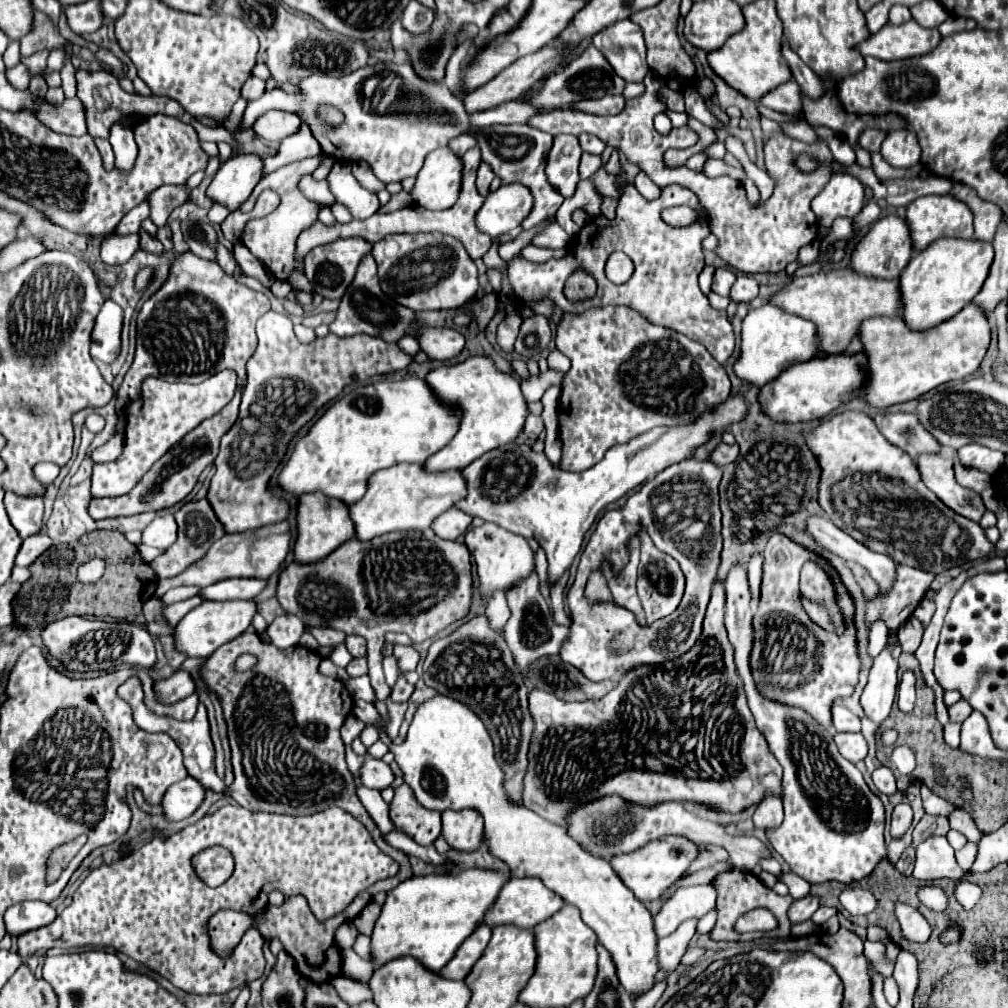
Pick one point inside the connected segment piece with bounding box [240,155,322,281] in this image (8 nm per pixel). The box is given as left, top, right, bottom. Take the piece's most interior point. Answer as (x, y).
(272, 239)

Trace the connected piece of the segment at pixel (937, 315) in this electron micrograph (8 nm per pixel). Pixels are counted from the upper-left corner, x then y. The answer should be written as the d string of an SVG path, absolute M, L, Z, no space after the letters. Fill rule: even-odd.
M938 239L926 251L912 257L900 273L900 317L906 327L924 331L954 317L980 291L992 259L992 243L976 239Z

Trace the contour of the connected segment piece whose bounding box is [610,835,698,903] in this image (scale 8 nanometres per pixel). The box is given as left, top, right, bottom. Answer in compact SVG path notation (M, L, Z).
M662 837L656 841L650 841L648 845L640 847L638 851L632 853L620 853L616 857L612 857L610 865L614 867L614 871L618 873L618 877L626 883L626 887L630 887L630 891L634 891L636 899L642 899L642 903L646 901L654 901L658 899L678 877L682 877L692 859L696 859L696 845L684 837Z

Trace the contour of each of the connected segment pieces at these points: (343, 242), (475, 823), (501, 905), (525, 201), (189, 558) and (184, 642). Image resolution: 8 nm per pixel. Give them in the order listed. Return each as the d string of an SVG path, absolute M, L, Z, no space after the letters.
M350 237L350 239L336 239L334 243L326 243L322 247L314 247L314 251L310 251L304 257L304 275L308 277L310 285L314 287L314 291L322 297L328 299L340 299L346 291L346 287L352 283L356 267L362 259L364 253L368 253L372 249L372 245L360 237Z
M474 809L442 813L442 835L460 853L474 853L482 847L482 829L482 815Z
M512 877L504 883L504 887L498 893L498 899L494 905L486 911L484 923L492 929L494 925L514 925L520 929L532 929L534 925L542 923L550 915L554 915L564 905L562 897L558 897L554 891L550 891L538 877Z
M508 183L488 193L484 205L476 215L478 231L492 239L518 227L532 209L532 195L522 183Z
M208 499L184 503L182 509L178 509L174 513L174 517L176 517L176 523L178 523L178 539L176 539L176 543L170 549L166 549L162 555L158 555L154 561L148 563L158 577L174 577L174 575L182 573L190 563L198 561L216 539L220 539L224 535L224 529L220 525L220 521L216 519Z
M202 601L198 607L194 607L190 613L184 615L184 619L174 629L174 649L186 657L208 657L212 655L220 645L230 643L240 633L246 631L246 627L252 621L252 615L256 613L254 601Z

